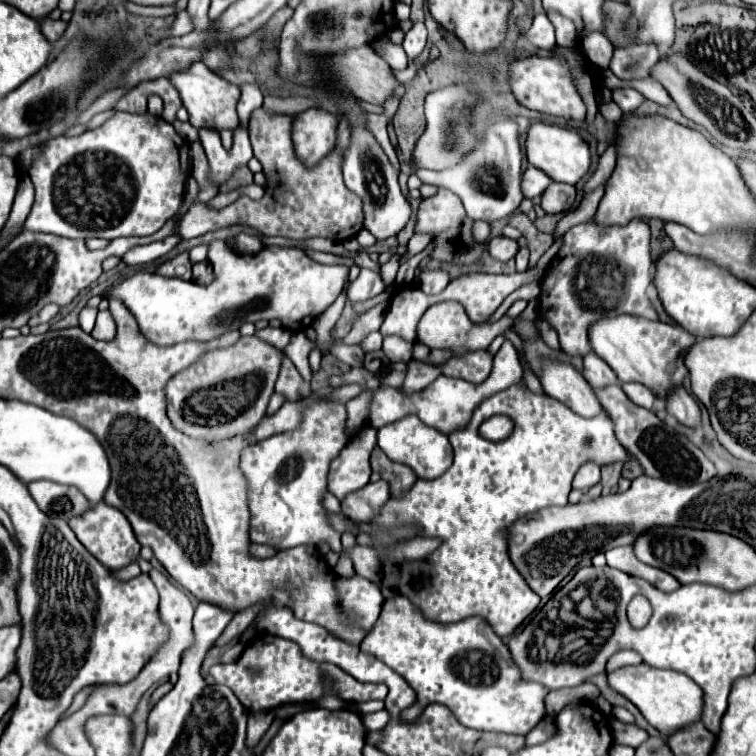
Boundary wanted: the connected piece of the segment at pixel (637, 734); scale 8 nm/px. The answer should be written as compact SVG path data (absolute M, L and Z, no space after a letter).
M612 720L610 728L612 728L612 736L616 738L616 744L626 744L632 748L638 748L650 738L648 732L638 728L636 724L622 724L620 720Z

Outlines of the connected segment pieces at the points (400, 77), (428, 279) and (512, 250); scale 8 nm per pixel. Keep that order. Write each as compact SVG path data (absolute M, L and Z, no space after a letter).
M412 61L409 62L406 69L402 71L395 71L395 70L392 70L392 71L396 80L398 80L398 82L400 82L400 84L402 85L412 80L417 74L416 65Z
M432 268L432 270L422 270L416 278L416 284L420 286L420 290L424 290L426 294L438 294L440 290L444 290L444 286L450 282L450 274L442 268Z
M496 236L488 242L488 252L490 252L490 258L494 258L498 262L508 262L510 258L516 256L518 242L504 238L504 236Z

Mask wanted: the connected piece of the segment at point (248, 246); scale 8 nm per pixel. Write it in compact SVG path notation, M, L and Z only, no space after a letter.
M242 232L242 234L238 234L234 240L236 240L238 252L242 252L242 254L256 254L258 250L262 250L262 242L260 242L260 238L254 236L254 234Z

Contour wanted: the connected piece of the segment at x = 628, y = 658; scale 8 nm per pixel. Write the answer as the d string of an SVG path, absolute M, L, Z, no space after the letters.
M622 650L622 652L616 652L610 660L608 660L608 666L606 666L606 672L612 674L624 666L632 666L632 664L640 664L642 658L636 654L636 652L630 652L630 650Z

